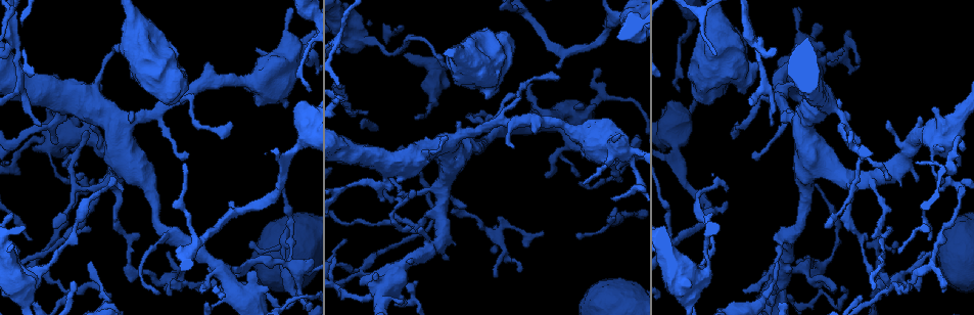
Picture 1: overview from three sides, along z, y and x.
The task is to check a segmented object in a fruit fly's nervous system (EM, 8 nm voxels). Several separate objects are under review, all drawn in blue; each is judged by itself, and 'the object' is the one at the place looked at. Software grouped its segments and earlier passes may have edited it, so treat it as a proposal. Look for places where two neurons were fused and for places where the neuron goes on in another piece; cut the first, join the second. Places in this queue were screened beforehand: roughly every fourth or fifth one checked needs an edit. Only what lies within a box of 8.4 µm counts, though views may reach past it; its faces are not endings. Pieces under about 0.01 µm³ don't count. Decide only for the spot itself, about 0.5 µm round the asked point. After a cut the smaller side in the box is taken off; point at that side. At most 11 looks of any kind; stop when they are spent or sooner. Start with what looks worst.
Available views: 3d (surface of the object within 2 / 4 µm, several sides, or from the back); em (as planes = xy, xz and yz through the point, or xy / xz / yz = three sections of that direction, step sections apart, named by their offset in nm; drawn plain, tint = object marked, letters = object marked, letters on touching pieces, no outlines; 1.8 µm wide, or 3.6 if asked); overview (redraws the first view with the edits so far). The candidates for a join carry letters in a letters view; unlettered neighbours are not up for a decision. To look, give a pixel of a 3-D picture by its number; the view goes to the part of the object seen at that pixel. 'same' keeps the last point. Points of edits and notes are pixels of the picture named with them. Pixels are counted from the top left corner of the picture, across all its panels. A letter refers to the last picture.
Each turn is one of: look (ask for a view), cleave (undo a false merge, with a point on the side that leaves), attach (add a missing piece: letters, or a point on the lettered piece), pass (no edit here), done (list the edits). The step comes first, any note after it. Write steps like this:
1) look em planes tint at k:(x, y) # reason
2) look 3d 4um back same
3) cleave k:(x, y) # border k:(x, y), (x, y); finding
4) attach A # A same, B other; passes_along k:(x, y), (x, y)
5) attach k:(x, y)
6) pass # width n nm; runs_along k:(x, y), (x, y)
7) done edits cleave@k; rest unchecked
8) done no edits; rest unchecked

look em xy step 16 tint at 1:(416, 116) # branch stops here

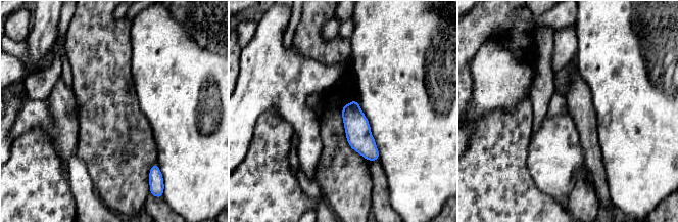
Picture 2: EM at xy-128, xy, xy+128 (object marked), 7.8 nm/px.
look em planes letters same # cut it another way

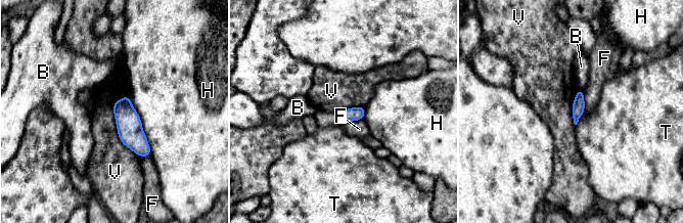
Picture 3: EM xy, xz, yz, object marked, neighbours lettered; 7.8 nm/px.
pass # B other, F other, H other, T other, V other; border 3:(124, 95), (117, 134), (138, 157); no lettered piece goes on from it

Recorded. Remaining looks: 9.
look 3d 4um back at 1:(694, 277) # abrupt turn

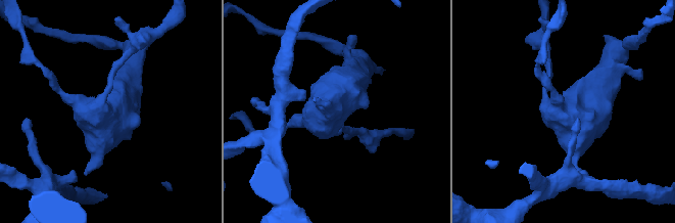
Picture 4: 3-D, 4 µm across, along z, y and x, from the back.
look em 3.6um planes letters at 4:(323, 116)

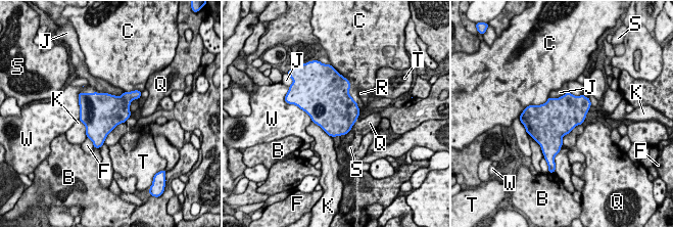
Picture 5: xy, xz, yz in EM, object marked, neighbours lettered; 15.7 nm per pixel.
pass # B other, C other, F other, J other, K other, Q other, R other, S other, T other, W other; border 5:(124, 91), (119, 95), (104, 92); continuous, no second neuron

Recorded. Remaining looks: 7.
look 3d 4um at 1:(930, 158) # sudden change in width

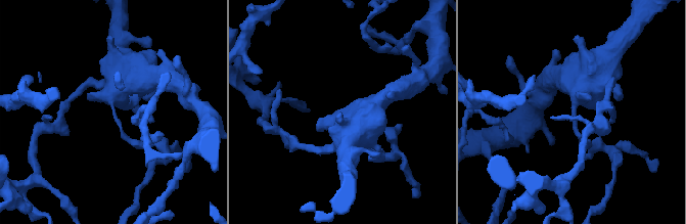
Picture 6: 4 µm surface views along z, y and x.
look em planes letters at 6:(575, 111)

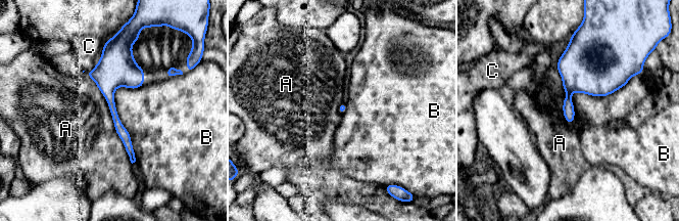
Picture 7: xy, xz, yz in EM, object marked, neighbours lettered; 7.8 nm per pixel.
cleave 7:(119, 129) # A other, B other, C other; two neurons meet here

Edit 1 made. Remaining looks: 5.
look overview # redraw

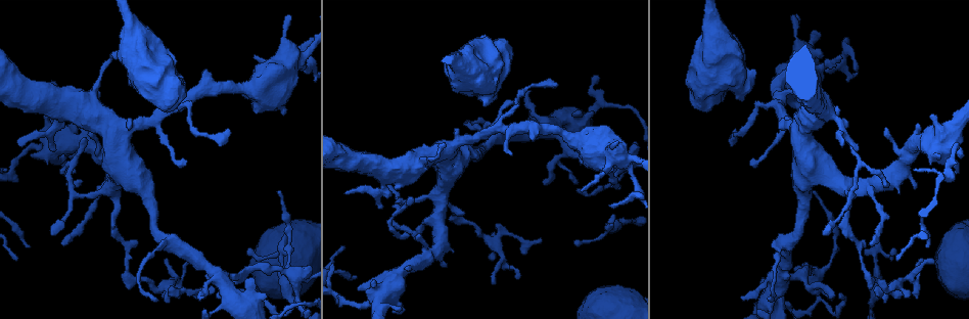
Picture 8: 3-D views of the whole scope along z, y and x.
look em planes plain at 8:(412, 197) # branch stops here

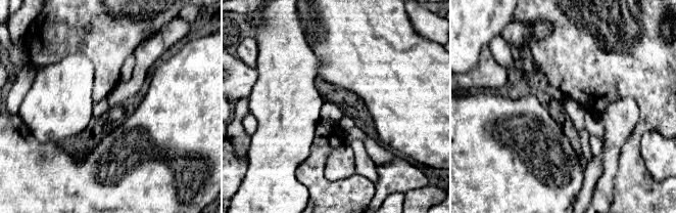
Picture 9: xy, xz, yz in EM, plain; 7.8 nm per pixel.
look em planes letters same # see the neighbours

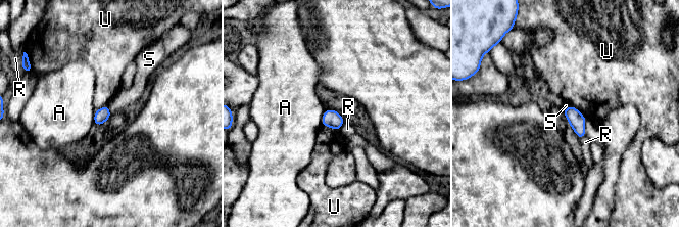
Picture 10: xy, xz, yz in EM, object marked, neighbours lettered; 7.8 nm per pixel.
pass # width 110 nm; longest_contact U 140 nm; A other, R other, S other, U other; no lettered piece goes on from it

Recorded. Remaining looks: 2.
done edits cleave@7; rest unchecked

